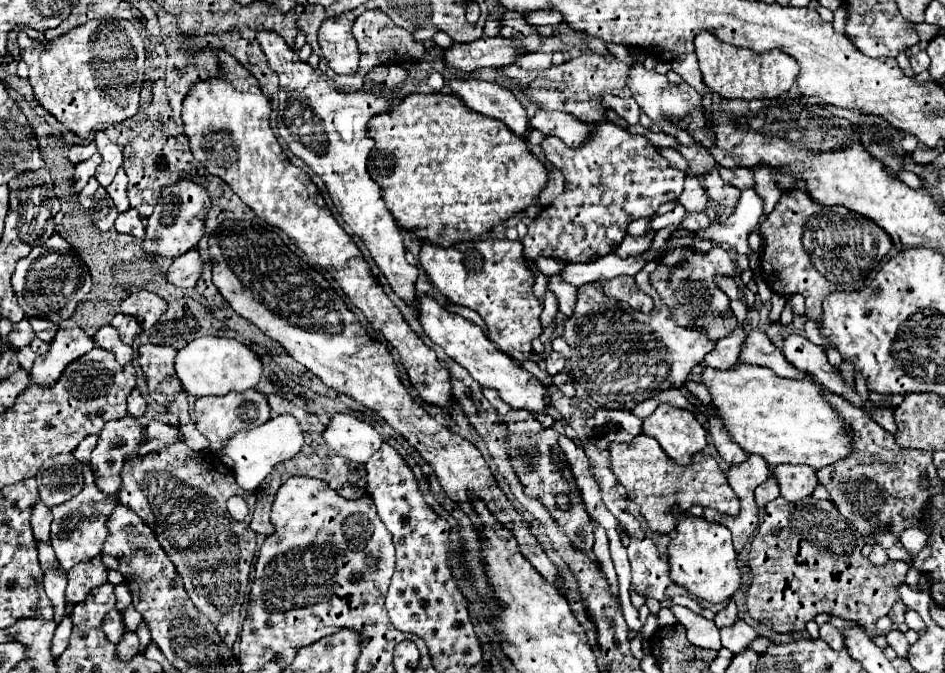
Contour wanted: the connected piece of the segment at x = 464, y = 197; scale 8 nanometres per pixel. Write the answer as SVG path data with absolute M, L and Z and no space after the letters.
M409 93L401 103L375 115L367 123L367 135L375 141L369 155L369 175L381 187L383 199L405 231L417 233L435 245L451 247L487 233L527 205L535 203L547 183L545 165L527 151L527 143L503 123L479 115L463 105L457 95Z

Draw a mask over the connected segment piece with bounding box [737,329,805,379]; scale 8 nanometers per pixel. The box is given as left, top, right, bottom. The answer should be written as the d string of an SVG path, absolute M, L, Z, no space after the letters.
M749 331L747 339L741 345L739 353L739 363L749 363L749 365L761 365L773 369L779 377L791 377L791 379L803 379L805 373L797 371L787 363L787 359L763 331Z

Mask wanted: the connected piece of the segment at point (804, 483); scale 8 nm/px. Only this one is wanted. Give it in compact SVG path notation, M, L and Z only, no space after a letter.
M777 465L773 471L781 487L781 497L787 501L809 497L819 485L817 471L807 465Z

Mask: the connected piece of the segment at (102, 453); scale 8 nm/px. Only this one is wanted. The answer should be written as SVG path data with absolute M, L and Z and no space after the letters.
M131 415L115 419L99 433L99 443L91 457L95 483L103 495L117 497L121 487L121 467L143 443L143 429Z

